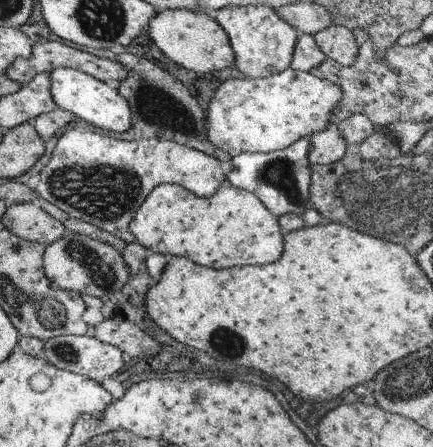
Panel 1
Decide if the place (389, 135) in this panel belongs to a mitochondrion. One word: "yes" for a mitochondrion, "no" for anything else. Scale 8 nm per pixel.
yes

